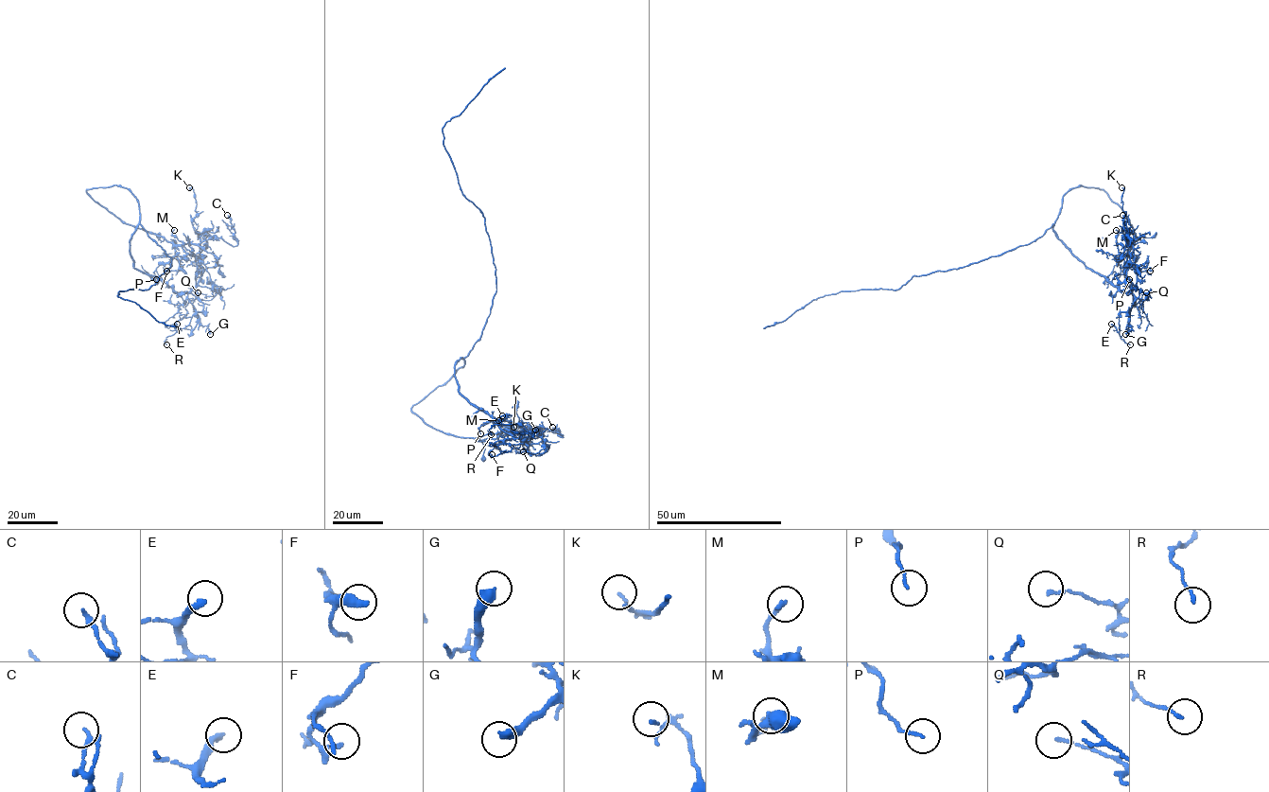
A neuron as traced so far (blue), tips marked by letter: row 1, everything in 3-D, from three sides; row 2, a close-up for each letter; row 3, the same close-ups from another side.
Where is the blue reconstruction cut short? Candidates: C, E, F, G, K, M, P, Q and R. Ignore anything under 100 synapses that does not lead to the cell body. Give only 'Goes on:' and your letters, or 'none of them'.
Goes on: none of them

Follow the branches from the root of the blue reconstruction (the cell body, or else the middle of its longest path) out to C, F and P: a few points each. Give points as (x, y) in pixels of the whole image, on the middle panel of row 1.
C: (482, 333), (455, 365), (459, 392), (515, 437), (508, 430), (500, 435), (541, 429), (563, 434), (552, 427)
F: (482, 333), (457, 362), (454, 377), (460, 393), (515, 435), (506, 431), (508, 440), (492, 454)
P: (482, 333), (455, 365), (459, 392), (505, 431), (527, 440), (496, 421), (481, 425), (480, 433)

